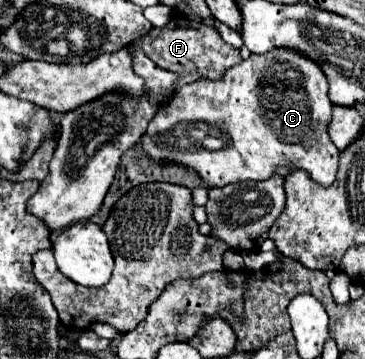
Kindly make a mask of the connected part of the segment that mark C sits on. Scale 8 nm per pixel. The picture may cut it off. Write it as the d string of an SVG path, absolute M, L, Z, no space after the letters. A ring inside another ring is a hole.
M276 47L262 55L252 53L246 61L230 67L218 81L200 77L194 83L182 85L154 115L140 145L152 163L178 165L194 171L208 187L226 187L248 179L262 181L278 173L280 167L292 171L306 169L320 185L332 185L338 171L340 151L326 133L330 115L332 101L328 97L328 79L322 67L296 49ZM206 143L222 143L222 149L206 149Z

